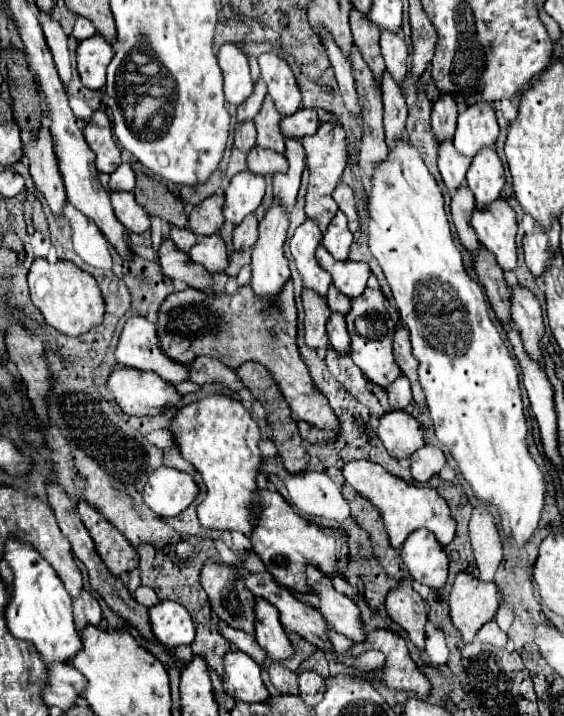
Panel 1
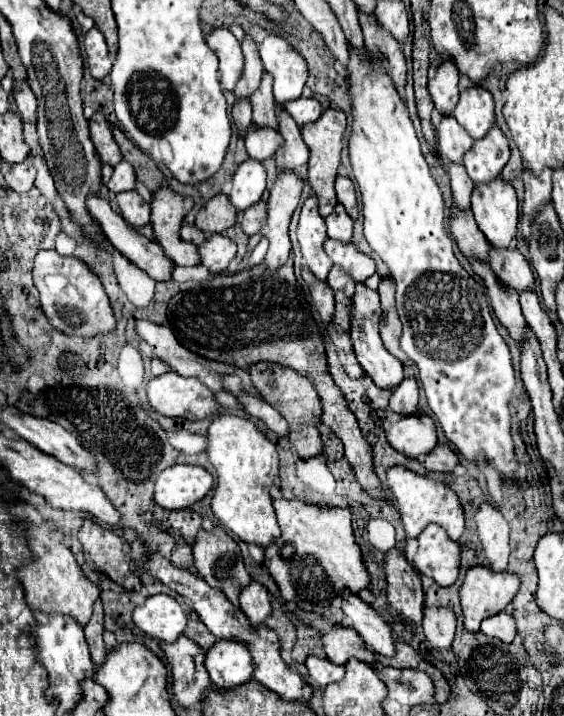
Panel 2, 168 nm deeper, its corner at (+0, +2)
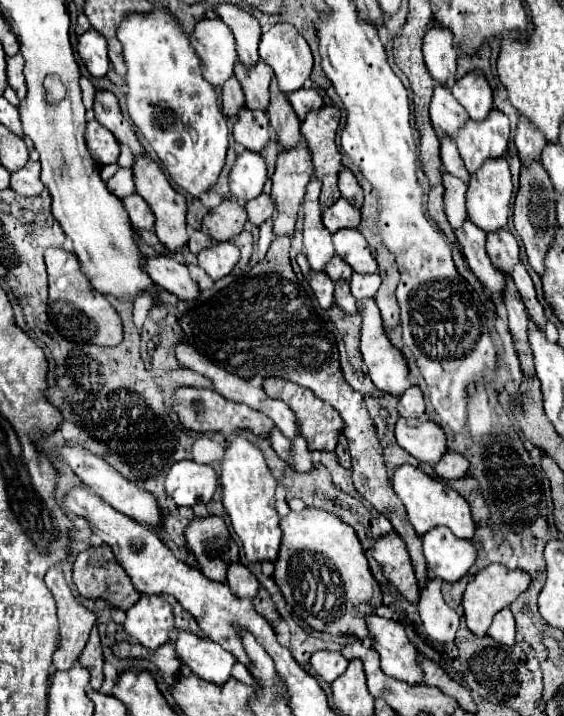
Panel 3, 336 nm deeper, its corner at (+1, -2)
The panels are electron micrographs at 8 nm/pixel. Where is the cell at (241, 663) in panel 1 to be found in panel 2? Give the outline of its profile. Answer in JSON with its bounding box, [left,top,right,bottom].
[204,639,252,689]

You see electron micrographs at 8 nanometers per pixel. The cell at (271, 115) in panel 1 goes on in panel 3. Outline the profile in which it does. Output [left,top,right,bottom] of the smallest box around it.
[235,61,273,111]

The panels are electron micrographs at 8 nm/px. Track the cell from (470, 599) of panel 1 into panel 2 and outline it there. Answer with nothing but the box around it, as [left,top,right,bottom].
[460,567,520,631]

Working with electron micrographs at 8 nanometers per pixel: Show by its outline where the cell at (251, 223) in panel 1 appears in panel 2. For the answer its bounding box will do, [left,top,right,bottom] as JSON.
[240,201,268,237]

